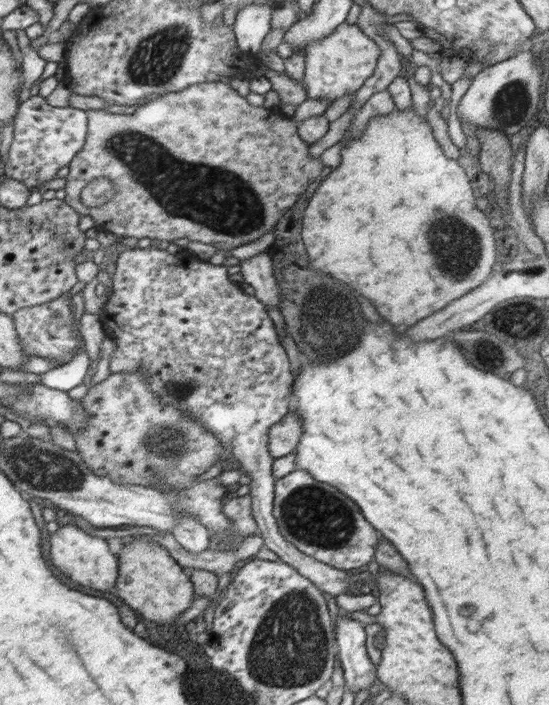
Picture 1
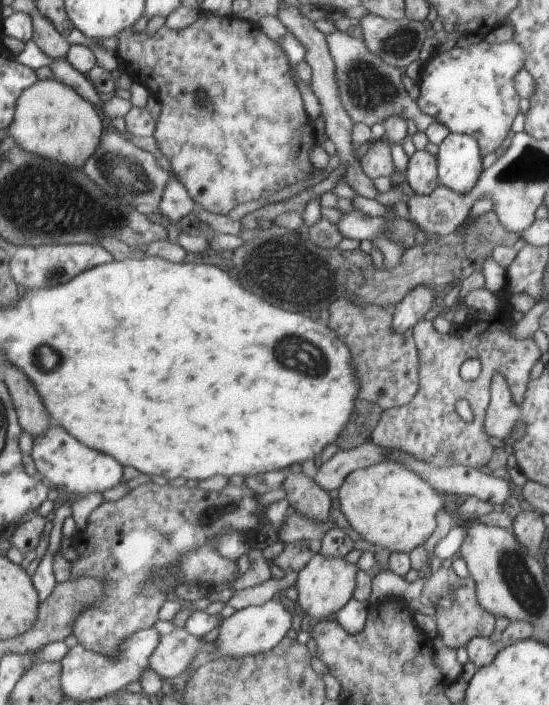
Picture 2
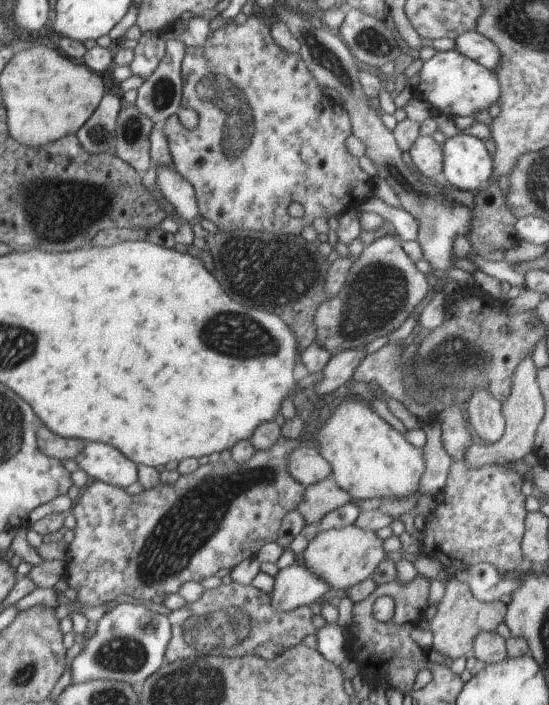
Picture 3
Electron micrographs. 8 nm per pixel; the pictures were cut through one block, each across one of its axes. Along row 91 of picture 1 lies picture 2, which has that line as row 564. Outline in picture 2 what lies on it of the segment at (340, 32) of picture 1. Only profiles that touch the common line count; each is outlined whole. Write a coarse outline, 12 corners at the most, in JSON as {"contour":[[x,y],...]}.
{"contour":[[313,553],[297,572],[298,612],[320,620],[356,590],[356,563]]}

